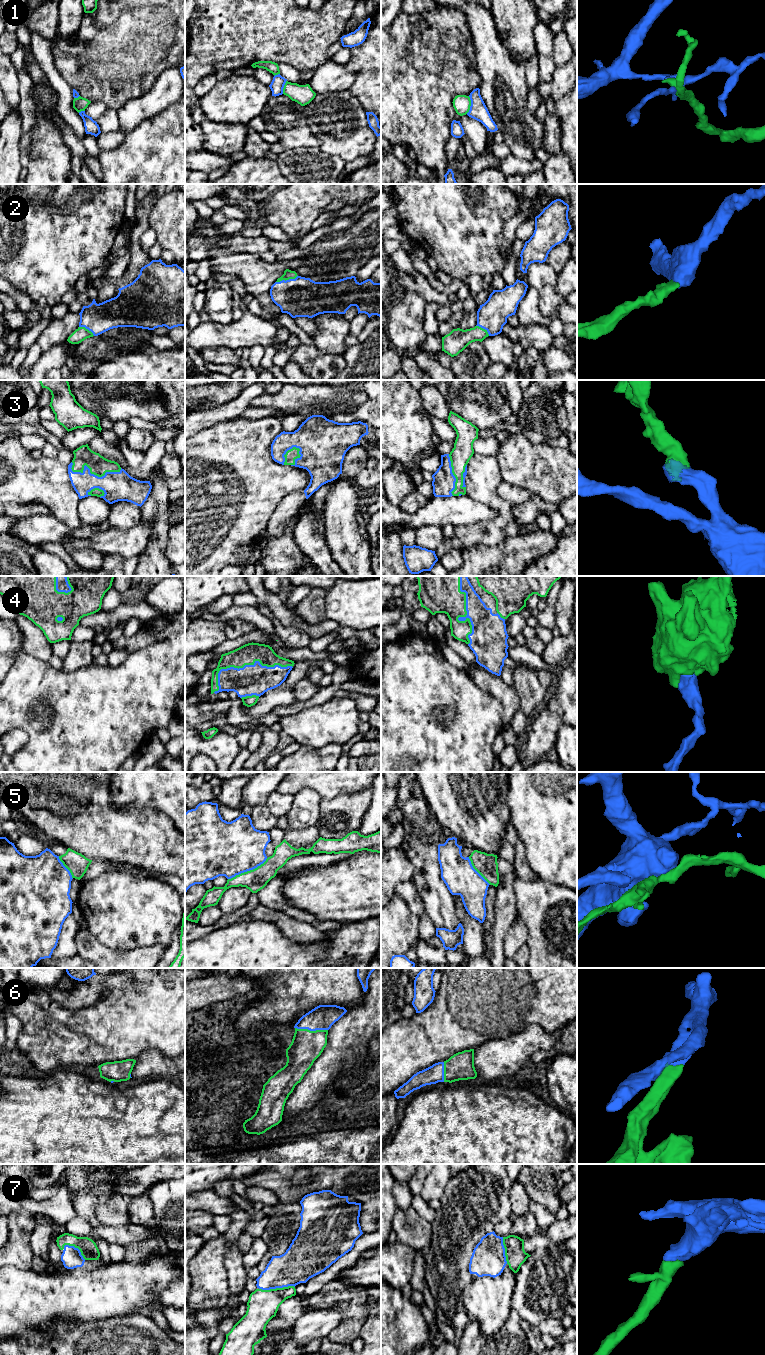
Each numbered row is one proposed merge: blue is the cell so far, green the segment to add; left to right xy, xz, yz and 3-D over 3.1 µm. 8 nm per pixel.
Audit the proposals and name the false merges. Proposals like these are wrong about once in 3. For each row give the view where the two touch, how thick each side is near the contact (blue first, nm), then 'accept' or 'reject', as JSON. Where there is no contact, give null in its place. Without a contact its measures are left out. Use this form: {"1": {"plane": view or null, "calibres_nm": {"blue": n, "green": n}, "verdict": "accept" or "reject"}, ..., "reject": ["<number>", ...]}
{"1": {"plane": "yz", "calibres_nm": {"blue": 140, "green": 140}, "verdict": "reject"}, "2": {"plane": "xz", "calibres_nm": {"blue": 320, "green": 80}, "verdict": "accept"}, "3": {"plane": "xy", "calibres_nm": {"blue": 240, "green": 160}, "verdict": "accept"}, "4": {"plane": "xz", "calibres_nm": {"blue": 240, "green": 160}, "verdict": "reject"}, "5": {"plane": "xz", "calibres_nm": {"blue": 440, "green": 170}, "verdict": "reject"}, "6": {"plane": "xz", "calibres_nm": {"blue": 200, "green": 260}, "verdict": "accept"}, "7": {"plane": "xz", "calibres_nm": {"blue": 300, "green": 240}, "verdict": "accept"}, "reject": ["1", "4", "5"]}

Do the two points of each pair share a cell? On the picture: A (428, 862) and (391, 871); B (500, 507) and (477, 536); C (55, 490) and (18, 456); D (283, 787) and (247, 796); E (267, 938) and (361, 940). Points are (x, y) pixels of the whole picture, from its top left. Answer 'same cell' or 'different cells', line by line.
A: different cells
B: same cell
C: same cell
D: different cells
E: same cell

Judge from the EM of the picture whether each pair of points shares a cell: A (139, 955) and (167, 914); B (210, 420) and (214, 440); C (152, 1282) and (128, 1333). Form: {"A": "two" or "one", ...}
{"A": "two", "B": "two", "C": "two"}

